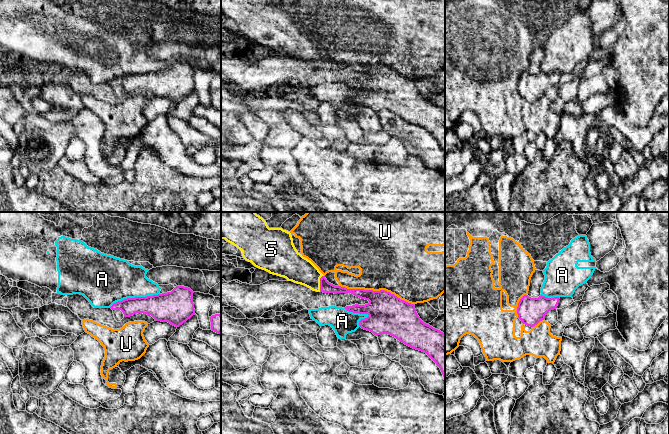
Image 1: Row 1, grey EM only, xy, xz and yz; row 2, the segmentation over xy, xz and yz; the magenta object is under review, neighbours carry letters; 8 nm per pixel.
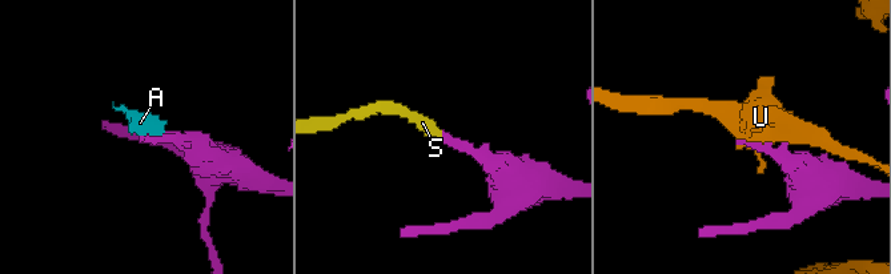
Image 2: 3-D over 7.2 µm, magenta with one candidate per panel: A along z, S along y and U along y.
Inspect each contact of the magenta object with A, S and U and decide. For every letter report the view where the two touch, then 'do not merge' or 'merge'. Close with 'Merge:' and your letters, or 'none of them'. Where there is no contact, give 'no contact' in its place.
A: xy | do not merge
S: xz | merge
U: xz | do not merge
Merge: S

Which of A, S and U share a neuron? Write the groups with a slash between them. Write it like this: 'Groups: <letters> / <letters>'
Groups: A / S / U

